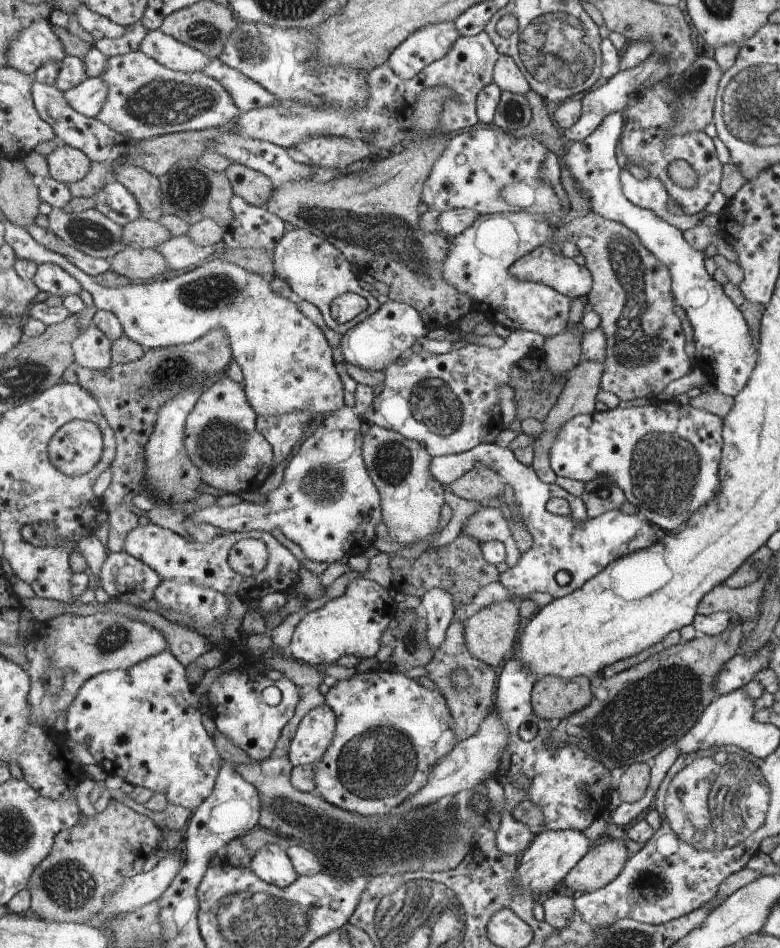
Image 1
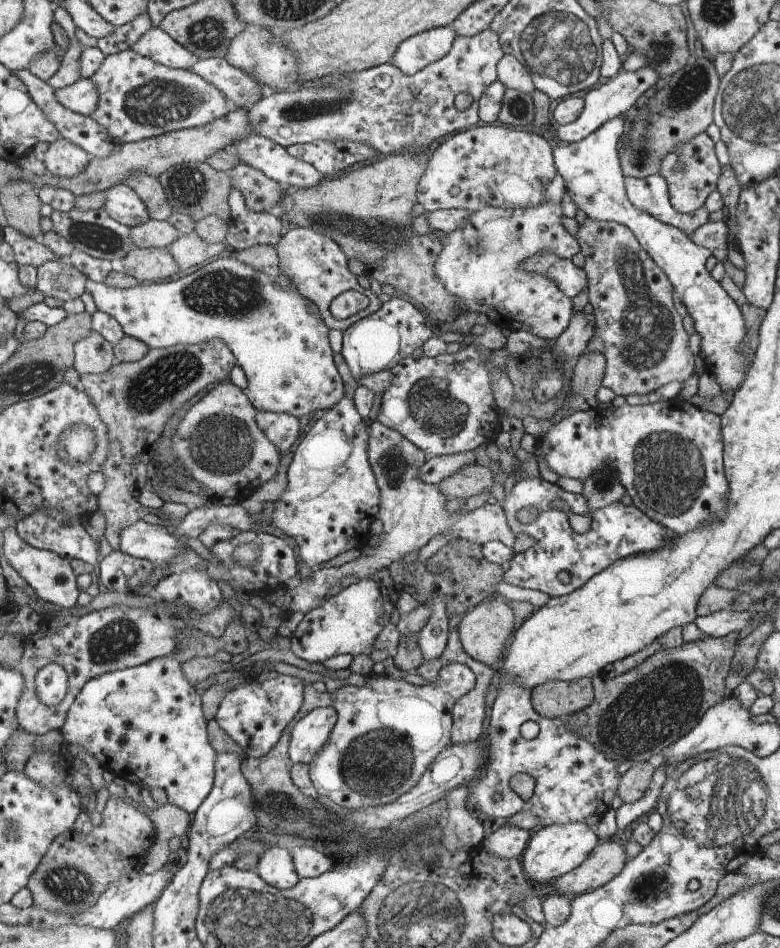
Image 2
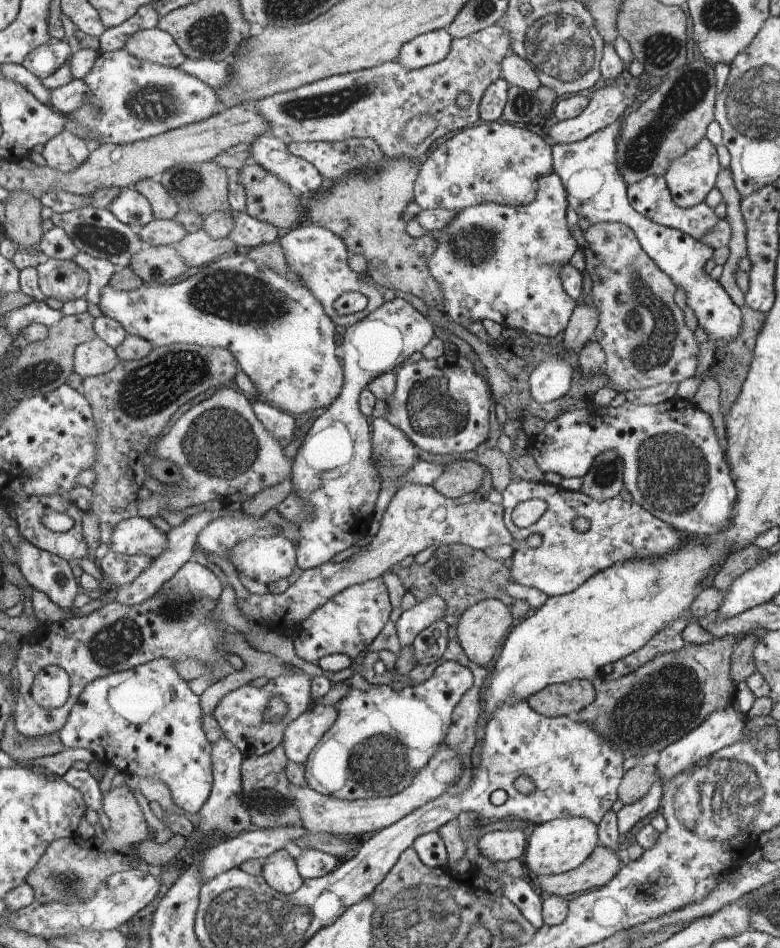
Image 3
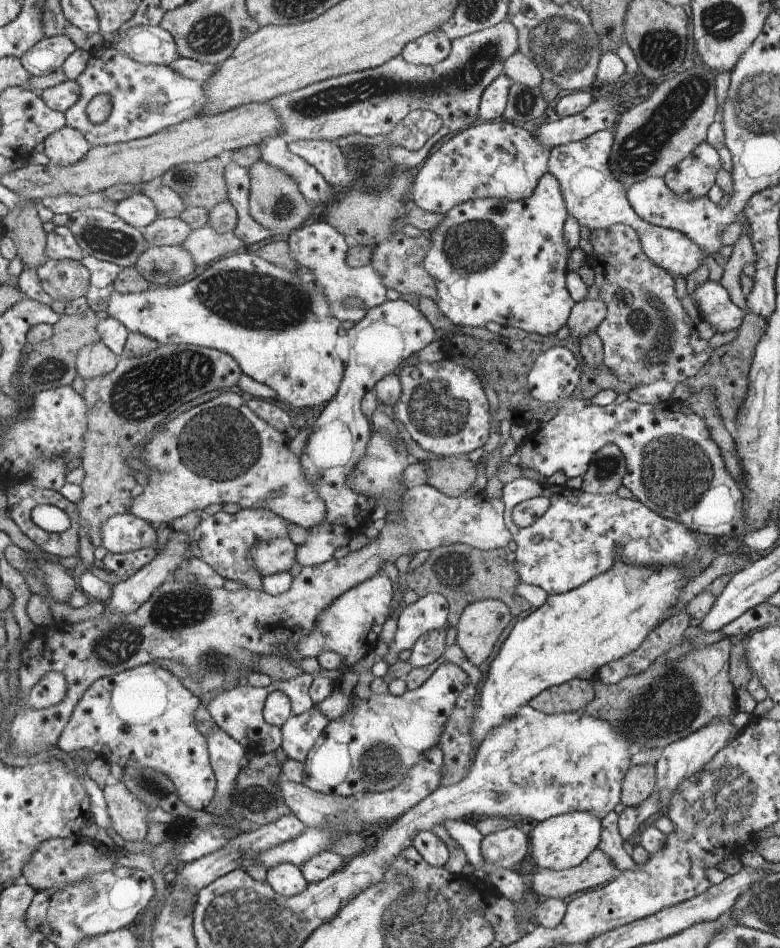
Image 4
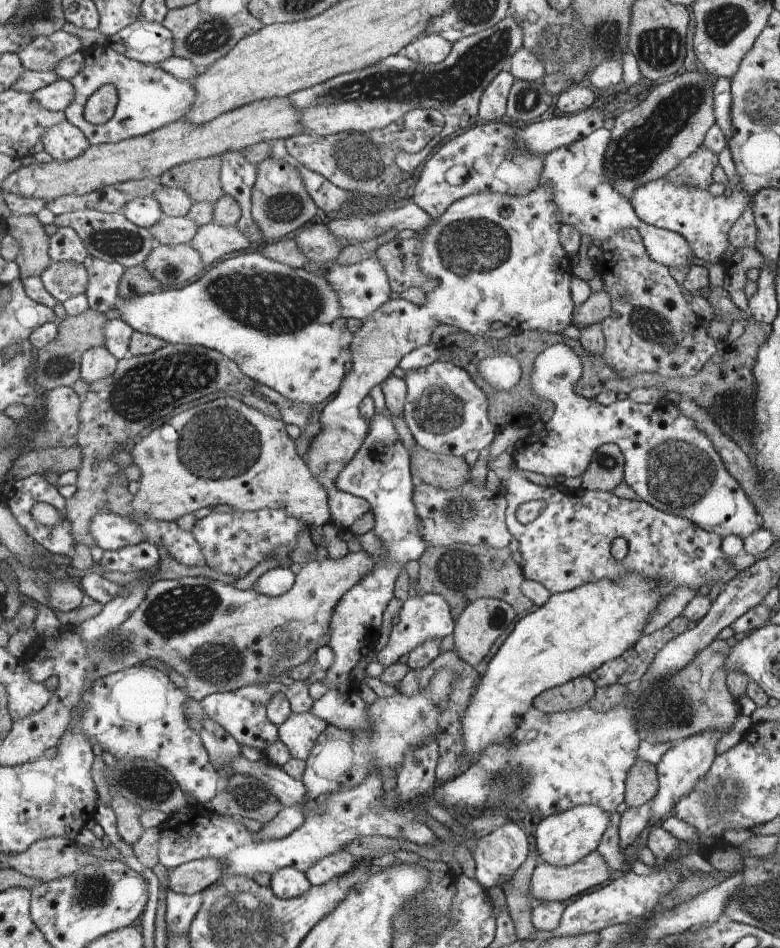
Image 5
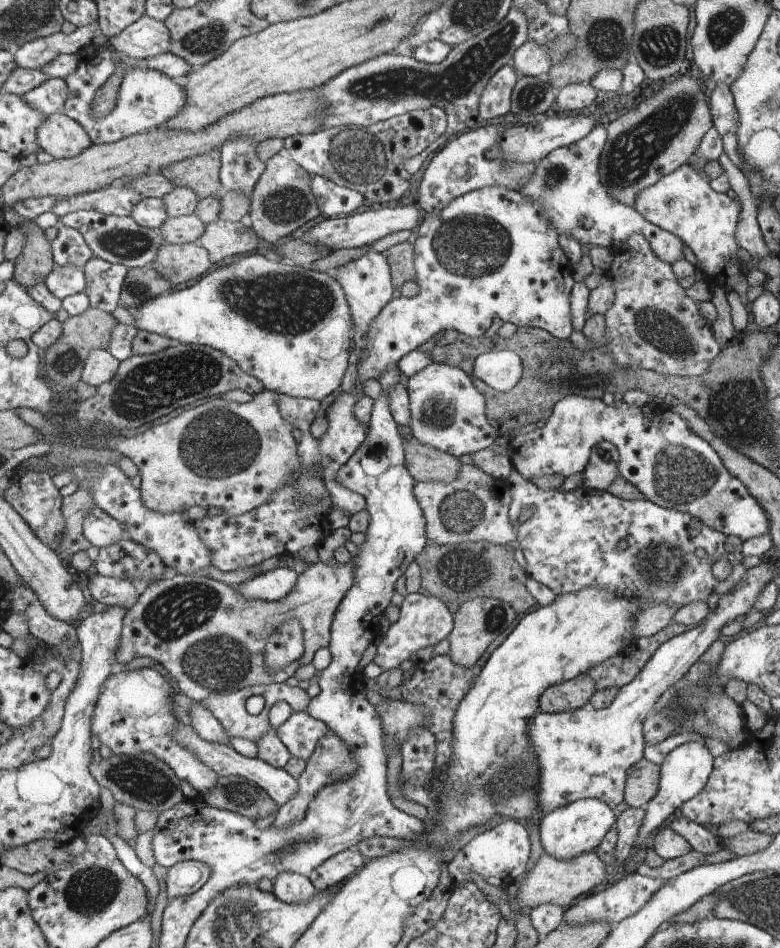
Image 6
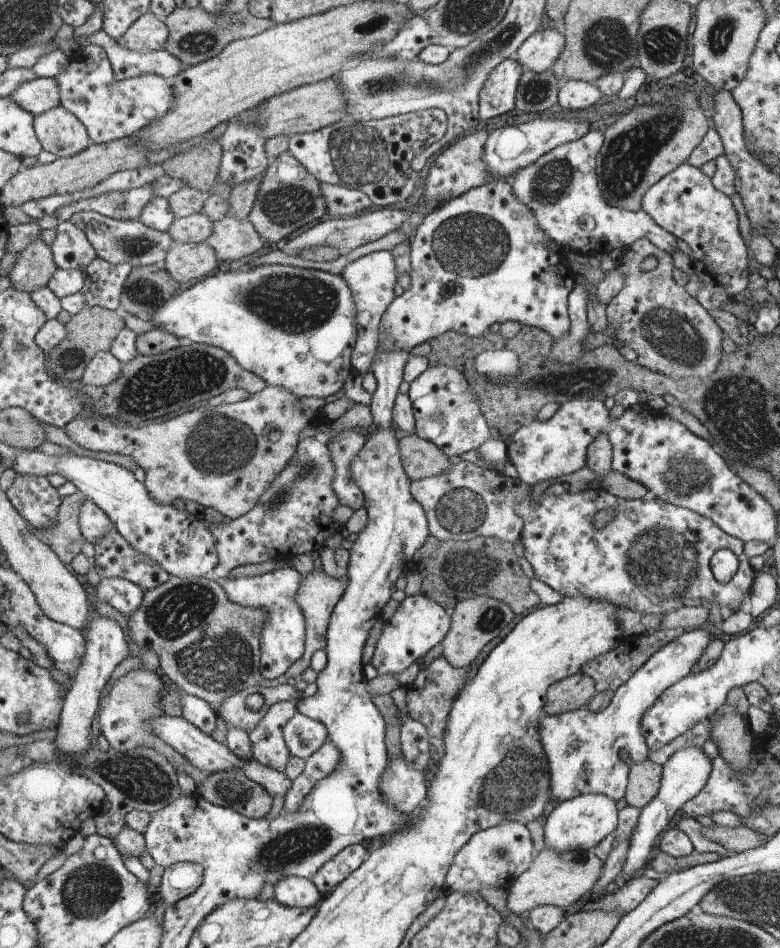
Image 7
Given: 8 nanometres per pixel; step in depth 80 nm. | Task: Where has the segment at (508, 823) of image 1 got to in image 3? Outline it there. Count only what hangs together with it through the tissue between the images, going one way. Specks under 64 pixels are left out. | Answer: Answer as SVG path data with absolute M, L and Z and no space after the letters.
M522 829L500 830L480 837L480 853L494 862L520 860L527 852L526 834Z

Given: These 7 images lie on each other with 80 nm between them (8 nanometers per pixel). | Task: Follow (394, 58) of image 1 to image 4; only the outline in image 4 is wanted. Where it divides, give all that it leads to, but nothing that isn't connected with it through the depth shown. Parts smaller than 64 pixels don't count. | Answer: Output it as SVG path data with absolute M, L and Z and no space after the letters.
M437 29L412 41L401 54L407 62L416 65L439 65L451 55L453 42L444 31Z

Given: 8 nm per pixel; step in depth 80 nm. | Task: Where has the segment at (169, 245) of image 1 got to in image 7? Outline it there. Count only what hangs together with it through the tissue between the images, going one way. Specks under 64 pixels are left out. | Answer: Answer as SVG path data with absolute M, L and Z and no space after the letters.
M225 217L214 223L212 234L205 242L216 252L220 262L236 261L256 254L266 240L247 219Z

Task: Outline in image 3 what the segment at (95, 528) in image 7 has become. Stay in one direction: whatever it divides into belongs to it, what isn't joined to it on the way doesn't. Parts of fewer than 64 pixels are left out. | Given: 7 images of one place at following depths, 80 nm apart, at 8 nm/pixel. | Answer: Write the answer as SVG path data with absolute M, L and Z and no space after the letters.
M140 516L118 522L112 530L110 551L126 555L148 554L158 558L168 548L167 534Z

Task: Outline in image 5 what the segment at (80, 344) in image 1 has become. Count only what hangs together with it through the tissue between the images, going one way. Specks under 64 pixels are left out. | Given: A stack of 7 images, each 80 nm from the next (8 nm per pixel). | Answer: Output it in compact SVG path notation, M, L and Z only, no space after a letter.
M105 346L92 348L83 354L80 362L80 379L92 384L112 376L118 369L118 360Z

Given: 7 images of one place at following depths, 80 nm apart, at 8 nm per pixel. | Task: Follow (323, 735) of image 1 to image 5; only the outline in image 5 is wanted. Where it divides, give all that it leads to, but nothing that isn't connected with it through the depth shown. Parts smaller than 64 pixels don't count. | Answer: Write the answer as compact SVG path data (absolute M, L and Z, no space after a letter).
M310 711L293 713L287 722L280 724L280 741L291 751L292 758L305 762L328 726Z

